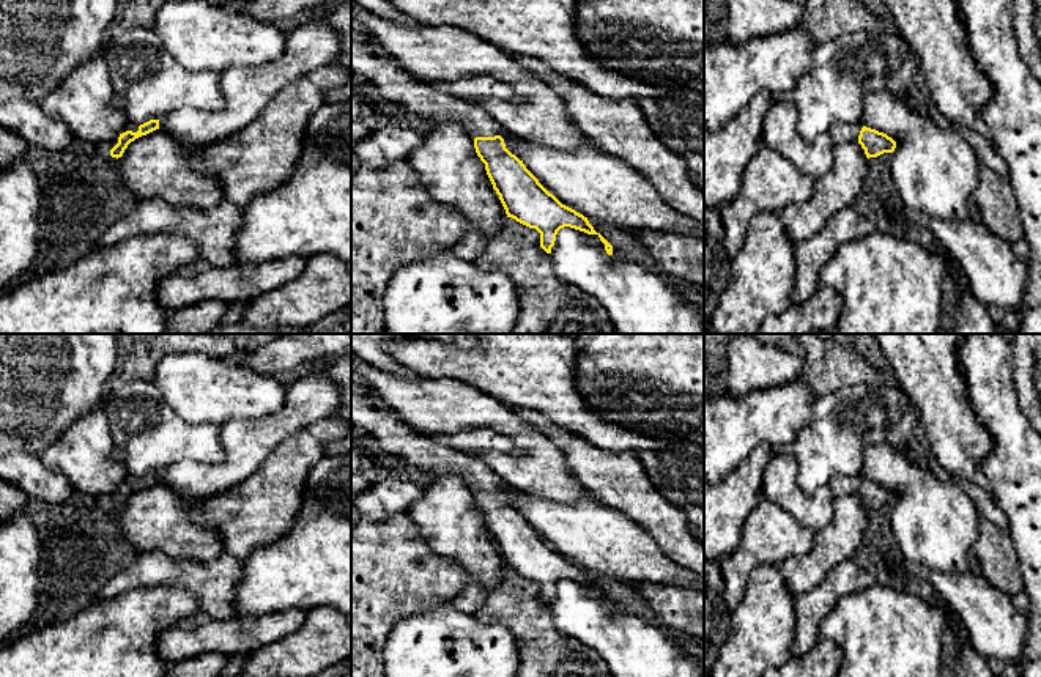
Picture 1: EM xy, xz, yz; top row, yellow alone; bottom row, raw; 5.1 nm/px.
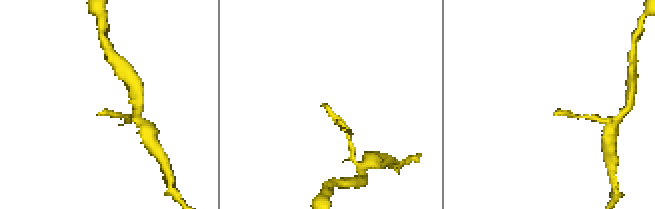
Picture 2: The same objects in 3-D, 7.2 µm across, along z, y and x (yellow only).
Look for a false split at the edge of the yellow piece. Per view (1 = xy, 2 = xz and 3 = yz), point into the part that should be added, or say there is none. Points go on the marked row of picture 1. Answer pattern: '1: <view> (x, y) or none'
1: xy (104, 148)
2: xz (435, 104)
3: yz (841, 133)

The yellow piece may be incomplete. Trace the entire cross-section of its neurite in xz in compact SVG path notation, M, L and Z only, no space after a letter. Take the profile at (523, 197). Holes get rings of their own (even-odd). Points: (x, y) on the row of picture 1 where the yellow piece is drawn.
M351 30L351 72L425 121L463 126L474 139L476 153L485 164L507 217L535 228L540 233L540 247L546 253L551 253L558 231L570 227L597 235L606 253L613 255L613 246L594 230L587 217L562 205L539 183L523 161L506 148L501 137L506 129L482 105L469 104L443 87L416 79L384 55L367 33L357 30Z

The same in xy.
M150 120L140 126L128 124L112 142L99 146L106 157L121 157L124 150L135 139L159 129L159 120Z

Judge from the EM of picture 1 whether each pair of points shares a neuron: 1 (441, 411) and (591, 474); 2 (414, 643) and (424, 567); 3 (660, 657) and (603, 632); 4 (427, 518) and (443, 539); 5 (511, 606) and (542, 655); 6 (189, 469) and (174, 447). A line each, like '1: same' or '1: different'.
1: different
2: different
3: same
4: same
5: same
6: different

